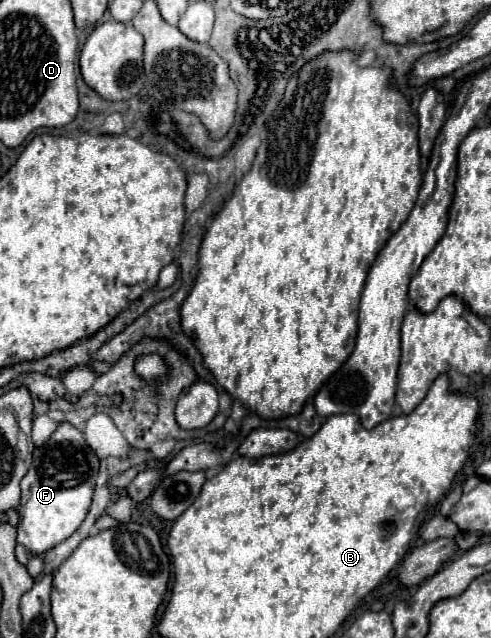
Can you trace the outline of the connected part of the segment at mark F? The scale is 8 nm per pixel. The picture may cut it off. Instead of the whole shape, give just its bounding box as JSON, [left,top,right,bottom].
[17,423,99,555]

